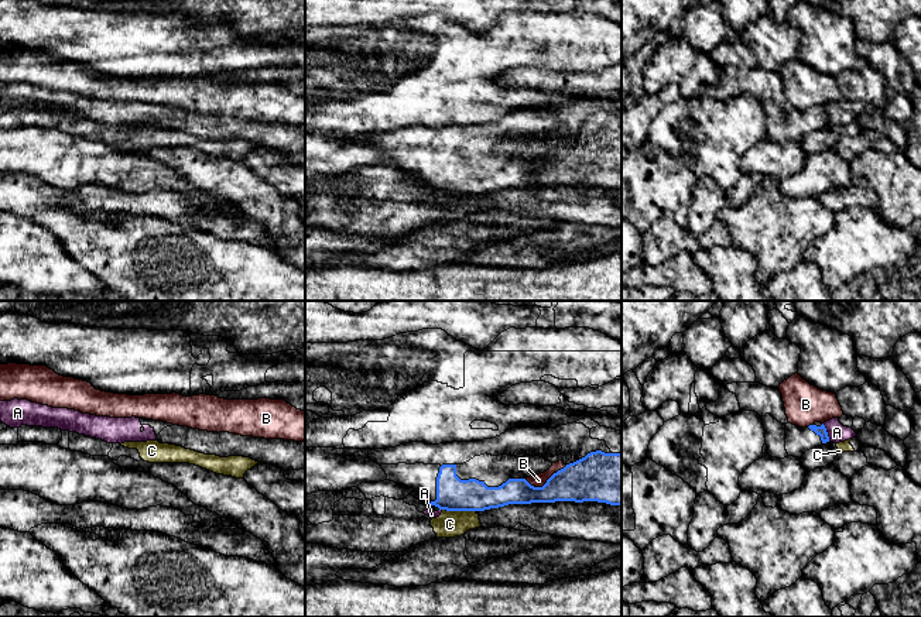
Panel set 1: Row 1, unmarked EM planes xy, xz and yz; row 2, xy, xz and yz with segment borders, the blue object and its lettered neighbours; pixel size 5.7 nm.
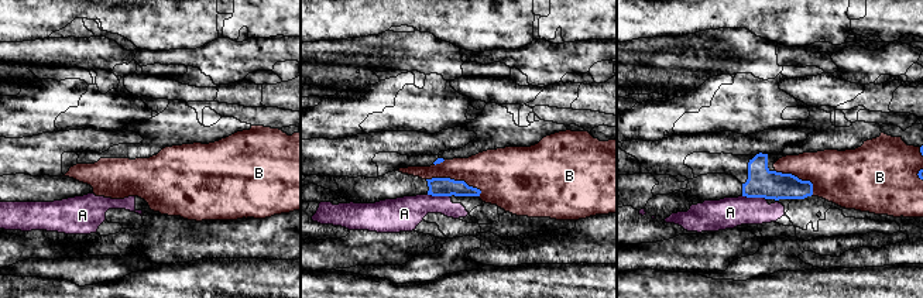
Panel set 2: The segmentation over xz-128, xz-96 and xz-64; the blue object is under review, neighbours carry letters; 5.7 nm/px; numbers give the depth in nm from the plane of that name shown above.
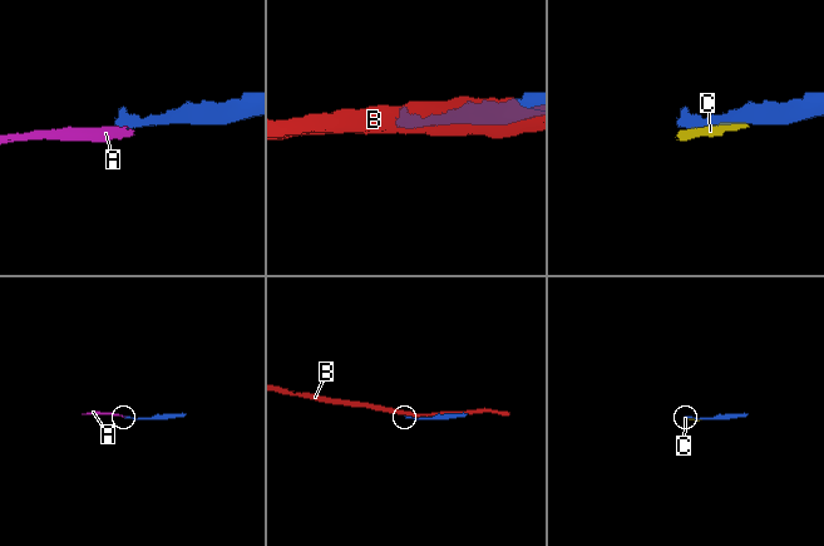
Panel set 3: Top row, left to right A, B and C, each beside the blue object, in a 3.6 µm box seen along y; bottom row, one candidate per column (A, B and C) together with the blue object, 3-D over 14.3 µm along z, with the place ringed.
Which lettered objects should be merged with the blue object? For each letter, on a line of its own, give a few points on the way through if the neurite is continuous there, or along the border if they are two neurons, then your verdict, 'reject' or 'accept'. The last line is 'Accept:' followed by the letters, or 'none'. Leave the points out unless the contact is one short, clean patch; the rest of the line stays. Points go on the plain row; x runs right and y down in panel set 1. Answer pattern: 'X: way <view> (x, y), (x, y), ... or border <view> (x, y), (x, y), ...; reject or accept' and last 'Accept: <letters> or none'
A: border yz (822, 108), (829, 124); reject
B: reject
C: reject
Accept: none

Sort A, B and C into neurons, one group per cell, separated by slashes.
A / B / C

